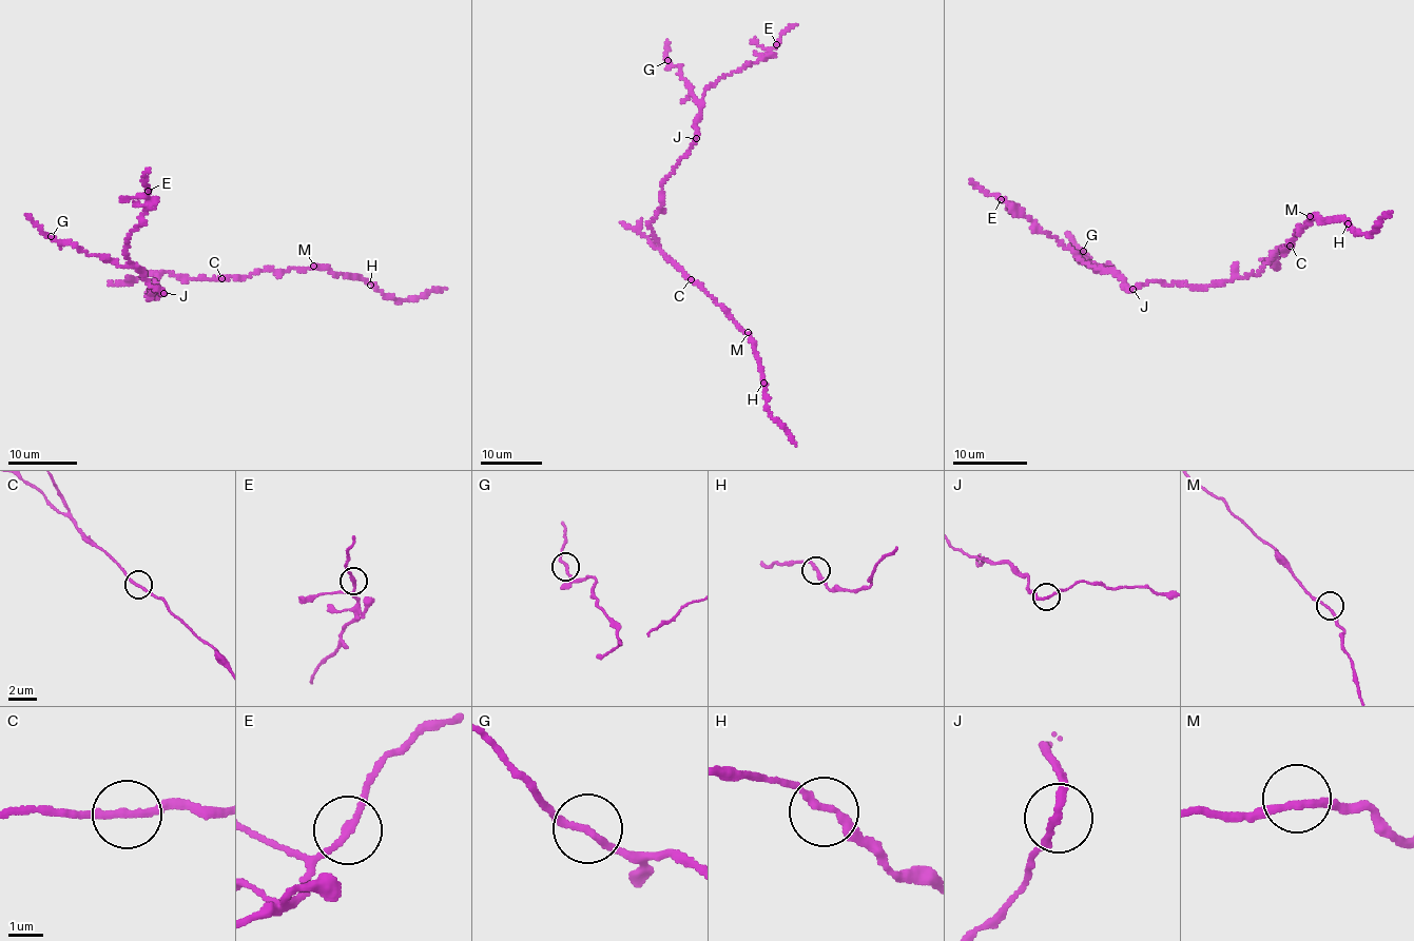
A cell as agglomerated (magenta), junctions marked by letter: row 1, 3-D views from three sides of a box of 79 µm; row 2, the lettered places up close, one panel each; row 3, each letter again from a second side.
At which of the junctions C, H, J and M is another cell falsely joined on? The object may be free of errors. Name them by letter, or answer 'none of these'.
none of these

